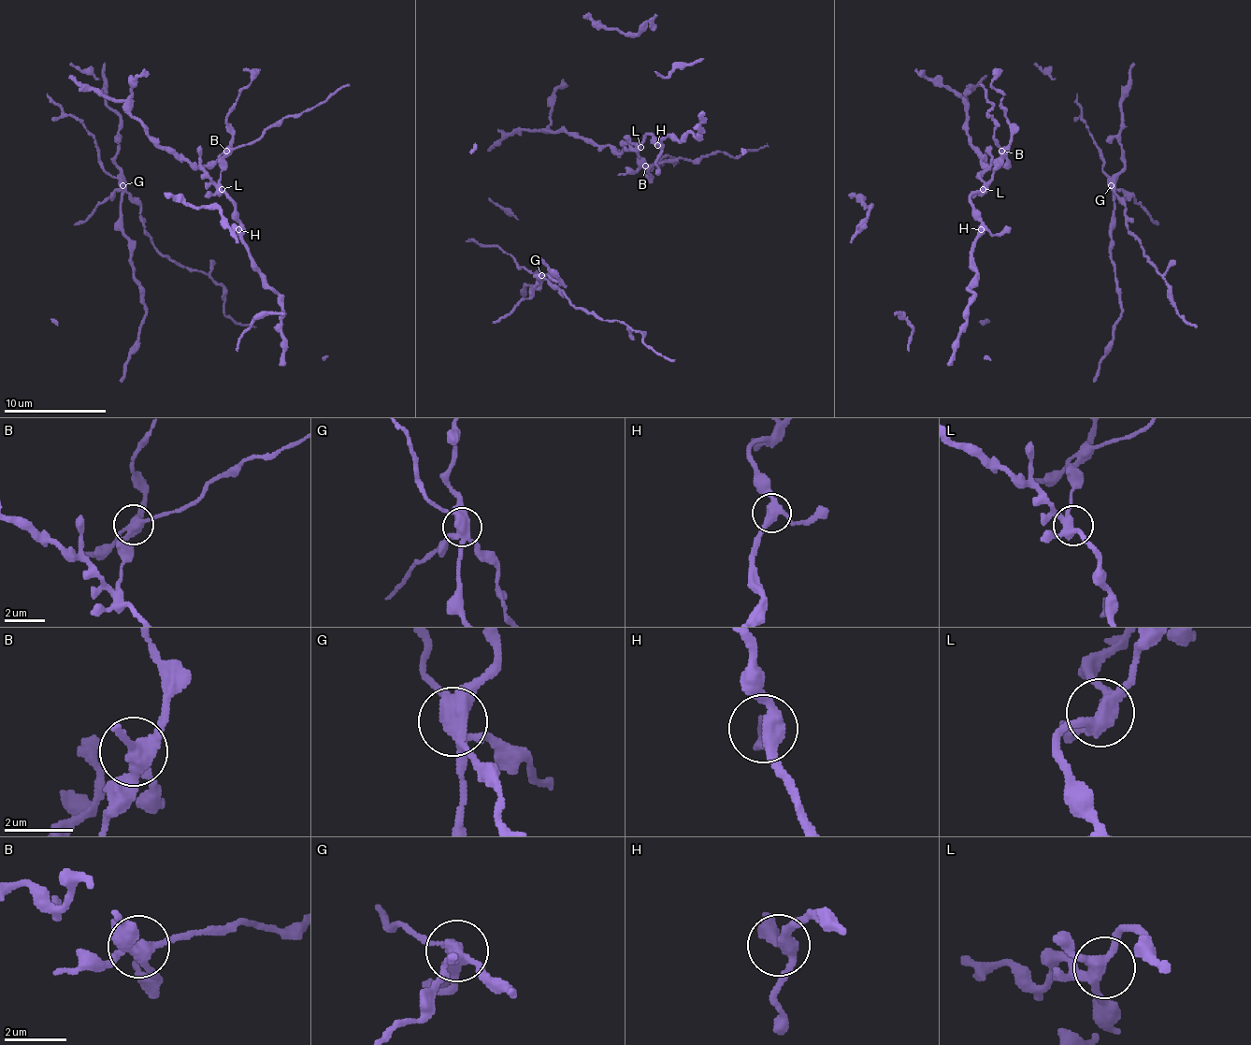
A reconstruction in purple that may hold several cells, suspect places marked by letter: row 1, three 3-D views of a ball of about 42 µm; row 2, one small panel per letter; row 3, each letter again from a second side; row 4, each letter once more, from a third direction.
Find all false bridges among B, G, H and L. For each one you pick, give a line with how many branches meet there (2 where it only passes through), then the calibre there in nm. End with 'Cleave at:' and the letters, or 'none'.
B: 4 | 360 nm
G: 5 | 440 nm
Cleave at: B, G

